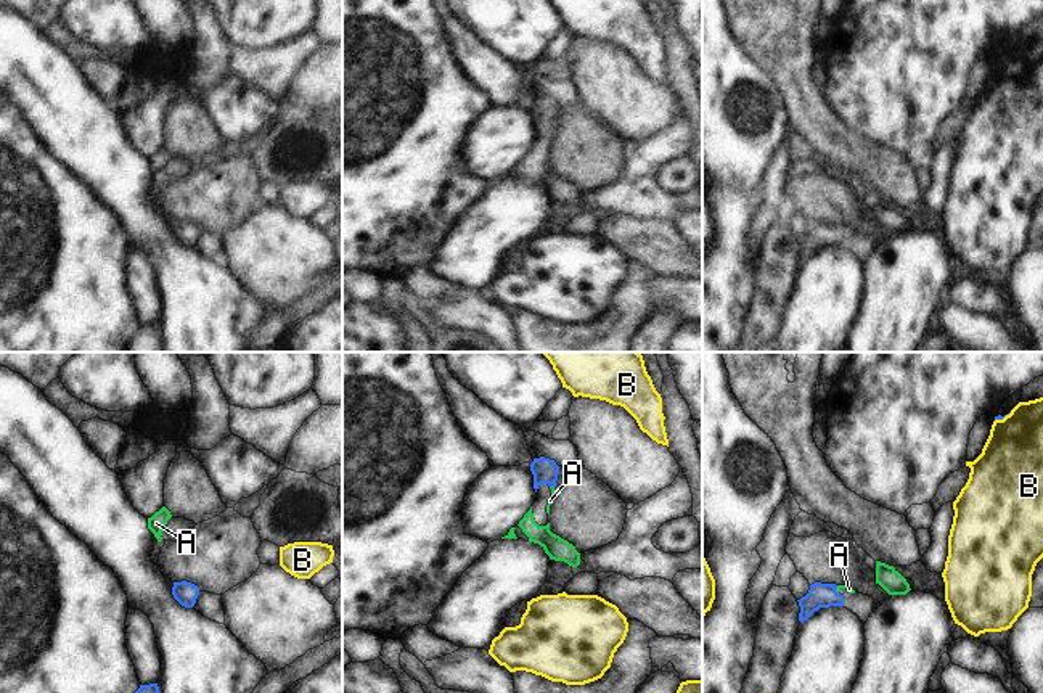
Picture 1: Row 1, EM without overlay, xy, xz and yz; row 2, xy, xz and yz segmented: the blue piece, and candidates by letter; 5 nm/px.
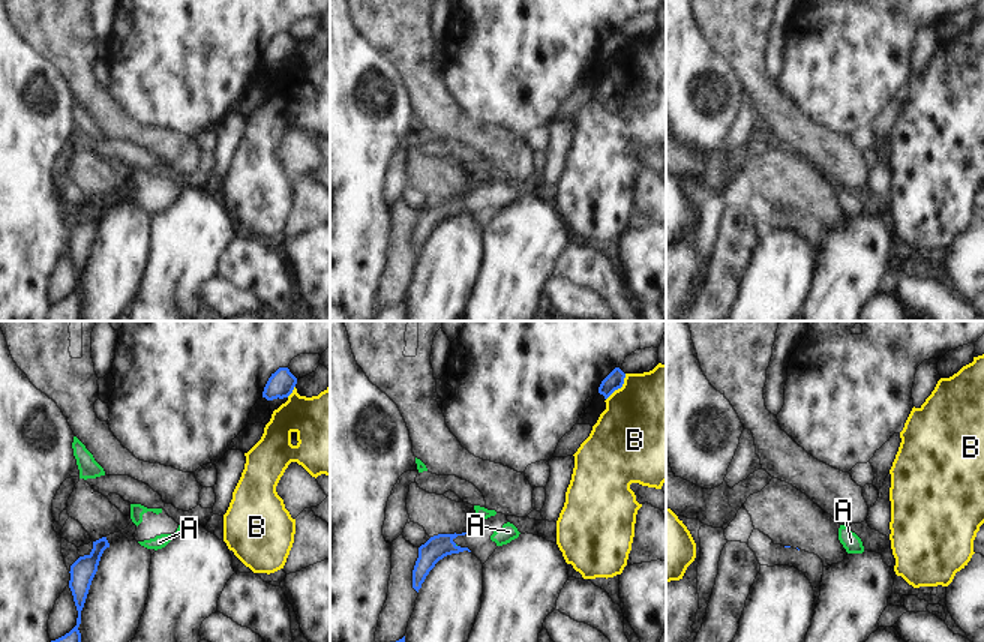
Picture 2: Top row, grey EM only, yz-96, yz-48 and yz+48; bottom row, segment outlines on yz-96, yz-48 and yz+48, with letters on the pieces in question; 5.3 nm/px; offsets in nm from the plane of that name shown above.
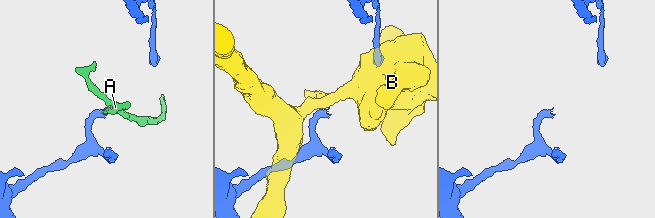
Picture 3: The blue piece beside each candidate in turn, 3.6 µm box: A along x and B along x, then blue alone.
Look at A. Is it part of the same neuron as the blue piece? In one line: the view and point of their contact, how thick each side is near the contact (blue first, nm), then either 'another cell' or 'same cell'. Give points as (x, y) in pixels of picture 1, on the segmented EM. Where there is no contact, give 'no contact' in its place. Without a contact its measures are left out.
yz (834, 590) | 130/30 nm | same cell

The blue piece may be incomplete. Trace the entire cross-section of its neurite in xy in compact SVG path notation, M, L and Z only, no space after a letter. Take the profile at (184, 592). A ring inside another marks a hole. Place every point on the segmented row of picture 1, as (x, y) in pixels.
M186 580L174 582L172 595L182 606L193 608L199 595L199 587Z

